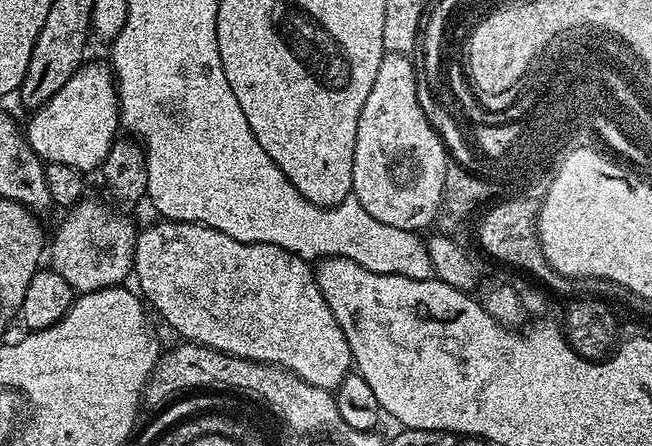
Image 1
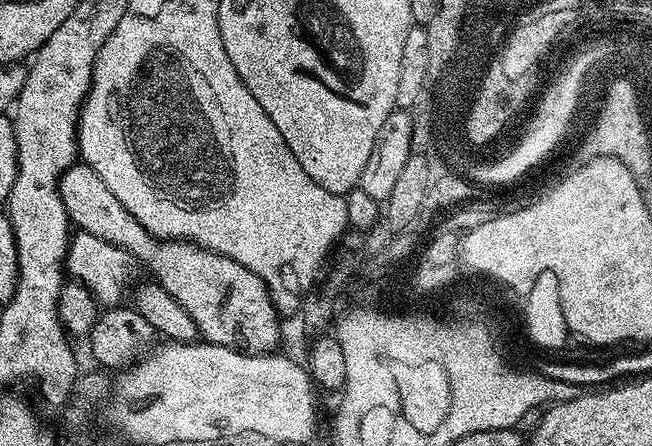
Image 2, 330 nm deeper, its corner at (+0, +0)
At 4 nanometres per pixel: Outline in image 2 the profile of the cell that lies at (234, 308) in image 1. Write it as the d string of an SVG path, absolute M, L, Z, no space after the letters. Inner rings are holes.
M77 162L64 171L60 179L60 197L66 206L69 221L79 231L94 234L98 238L126 250L143 267L145 264L152 271L149 272L151 279L160 284L162 290L166 290L166 294L170 294L170 298L174 298L178 302L178 306L182 306L182 310L186 310L186 314L190 314L190 318L194 318L200 336L207 343L253 354L271 353L275 349L272 347L275 344L277 347L281 343L282 320L277 313L275 304L272 303L268 285L262 278L258 278L258 274L246 270L246 266L217 252L199 248L197 244L187 240L159 240L156 236L151 236L146 230L146 226L142 226L142 222L138 222L138 218L134 218L134 214L130 214L130 210L126 210L126 206L122 206L122 202L118 202L118 198L114 198L114 193L106 187L106 182L102 182L102 178L98 178L98 174L94 174L94 170L89 164Z

